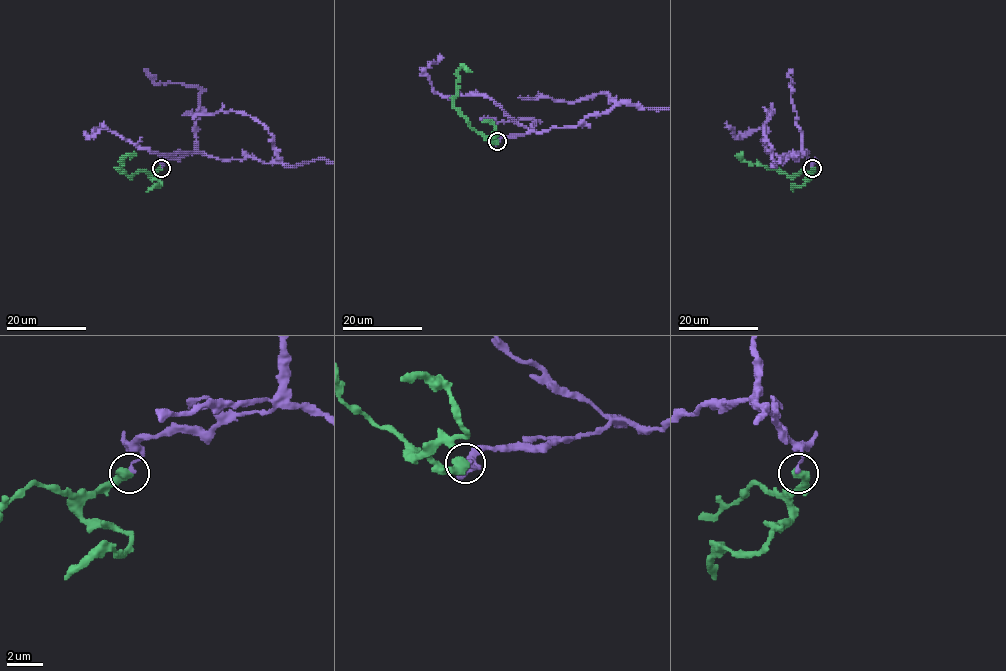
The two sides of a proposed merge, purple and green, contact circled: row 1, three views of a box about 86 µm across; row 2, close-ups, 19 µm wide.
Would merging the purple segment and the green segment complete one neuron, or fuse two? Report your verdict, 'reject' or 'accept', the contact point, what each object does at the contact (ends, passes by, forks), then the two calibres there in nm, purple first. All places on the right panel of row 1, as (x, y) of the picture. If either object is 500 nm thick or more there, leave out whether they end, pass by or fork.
reject; place (812, 168); calibres 200 and 600 nm

